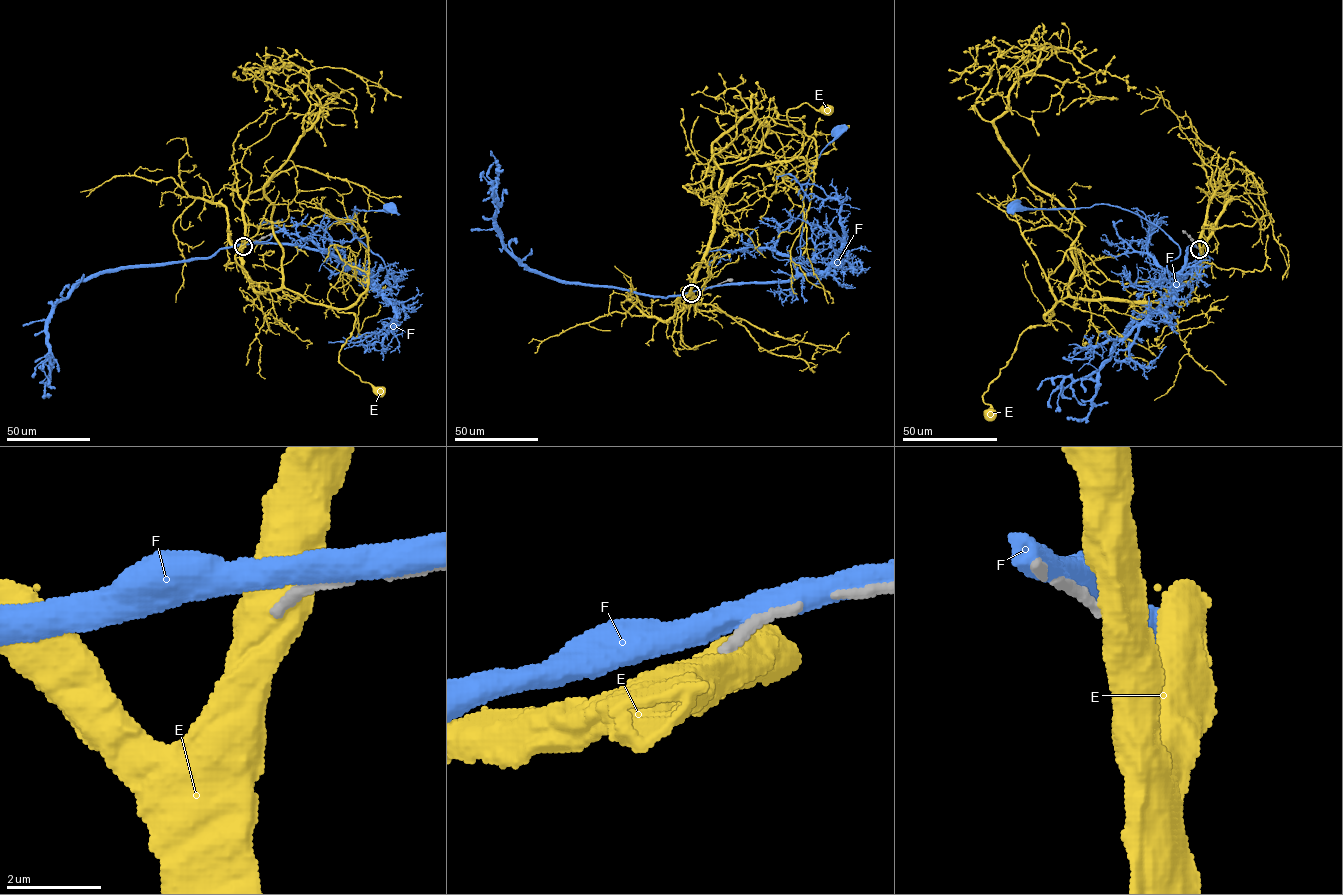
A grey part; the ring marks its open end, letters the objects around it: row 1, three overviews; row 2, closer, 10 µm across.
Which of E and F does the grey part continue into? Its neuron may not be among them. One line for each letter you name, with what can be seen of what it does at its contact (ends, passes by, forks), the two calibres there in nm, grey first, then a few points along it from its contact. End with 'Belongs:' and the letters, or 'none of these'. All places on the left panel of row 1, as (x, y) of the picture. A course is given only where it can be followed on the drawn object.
Belongs: none of these

